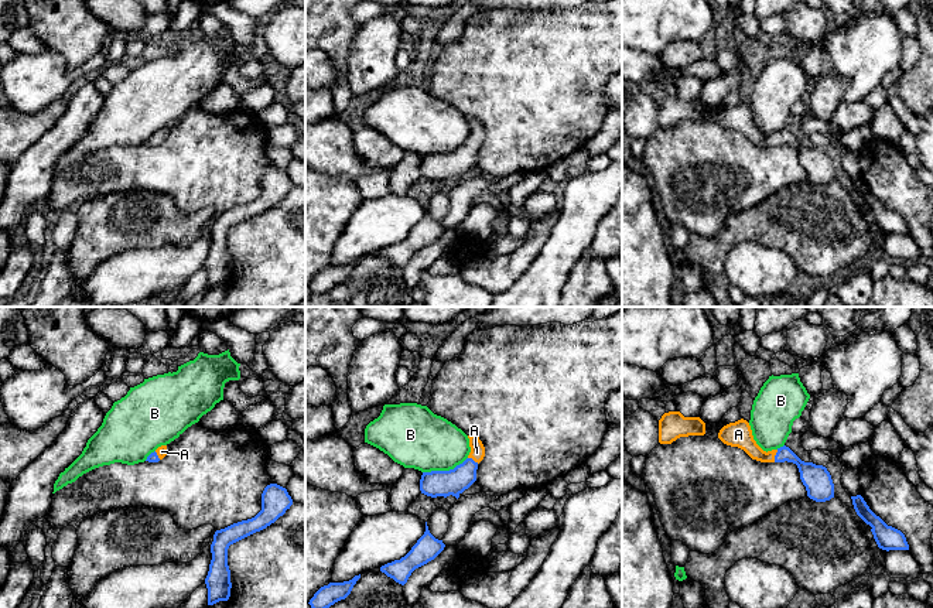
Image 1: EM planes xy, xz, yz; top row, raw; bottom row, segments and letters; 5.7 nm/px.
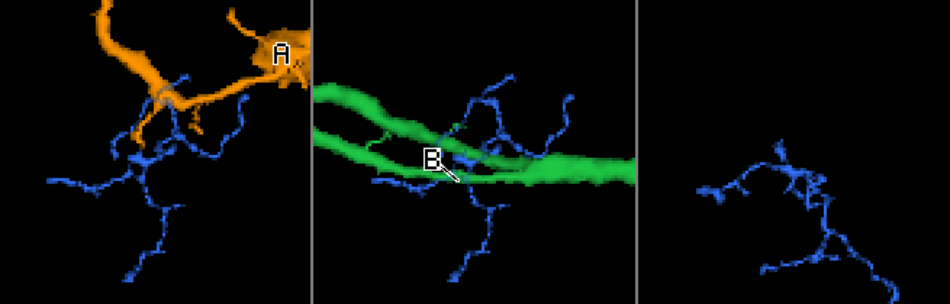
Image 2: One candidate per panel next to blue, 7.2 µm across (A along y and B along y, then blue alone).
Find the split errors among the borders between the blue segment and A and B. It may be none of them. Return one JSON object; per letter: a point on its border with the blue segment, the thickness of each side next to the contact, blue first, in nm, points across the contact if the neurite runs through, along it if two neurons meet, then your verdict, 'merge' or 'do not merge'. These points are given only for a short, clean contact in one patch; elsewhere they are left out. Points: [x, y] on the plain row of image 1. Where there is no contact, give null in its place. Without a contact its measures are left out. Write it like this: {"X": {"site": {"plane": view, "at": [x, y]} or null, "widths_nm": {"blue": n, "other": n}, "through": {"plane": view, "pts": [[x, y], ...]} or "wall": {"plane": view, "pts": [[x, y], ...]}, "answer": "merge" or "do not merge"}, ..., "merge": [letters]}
{"A": {"site": {"plane": "yz", "at": [775, 139]}, "widths_nm": {"blue": 140, "other": 140}, "through": {"plane": "yz", "pts": [[813, 160], [792, 140], [775, 139], [758, 137], [738, 118]]}, "answer": "merge"}, "B": {"site": {"plane": "xz", "at": [444, 154]}, "widths_nm": {"blue": 150, "other": 340}, "wall": {"plane": "xz", "pts": [[467, 140], [453, 152], [423, 156]]}, "answer": "do not merge"}, "merge": ["A"]}

